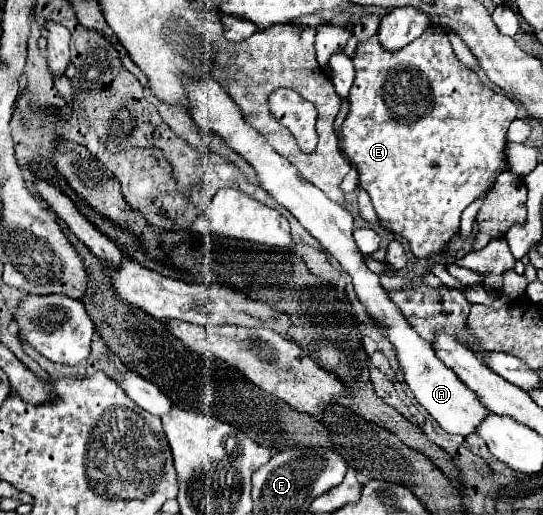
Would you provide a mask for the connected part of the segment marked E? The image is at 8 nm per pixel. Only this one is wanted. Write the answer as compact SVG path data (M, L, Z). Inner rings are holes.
M426 29L418 39L414 39L412 43L408 43L404 49L396 51L396 53L388 53L376 35L372 35L370 39L366 41L360 41L356 45L356 53L352 57L352 63L354 63L354 69L356 69L356 77L354 77L354 83L352 83L352 89L350 89L350 95L348 95L348 103L350 103L350 109L348 109L348 115L342 123L342 131L340 131L340 149L344 149L344 153L350 157L350 161L356 165L358 169L358 181L360 181L360 187L370 195L372 199L372 205L374 205L374 211L376 215L380 217L382 225L392 231L392 233L398 233L402 235L404 239L408 239L410 243L410 251L416 255L416 257L430 257L434 253L440 253L442 245L446 241L452 239L452 235L460 229L460 215L462 211L472 203L476 201L482 191L490 185L492 181L492 173L502 165L502 157L504 157L504 147L506 147L506 131L508 131L508 125L516 119L516 105L500 95L500 93L494 93L490 87L486 87L478 75L468 69L466 65L462 65L458 61L458 57L454 55L452 47L450 47L450 41L448 41L448 35L446 33L436 33L436 29Z

